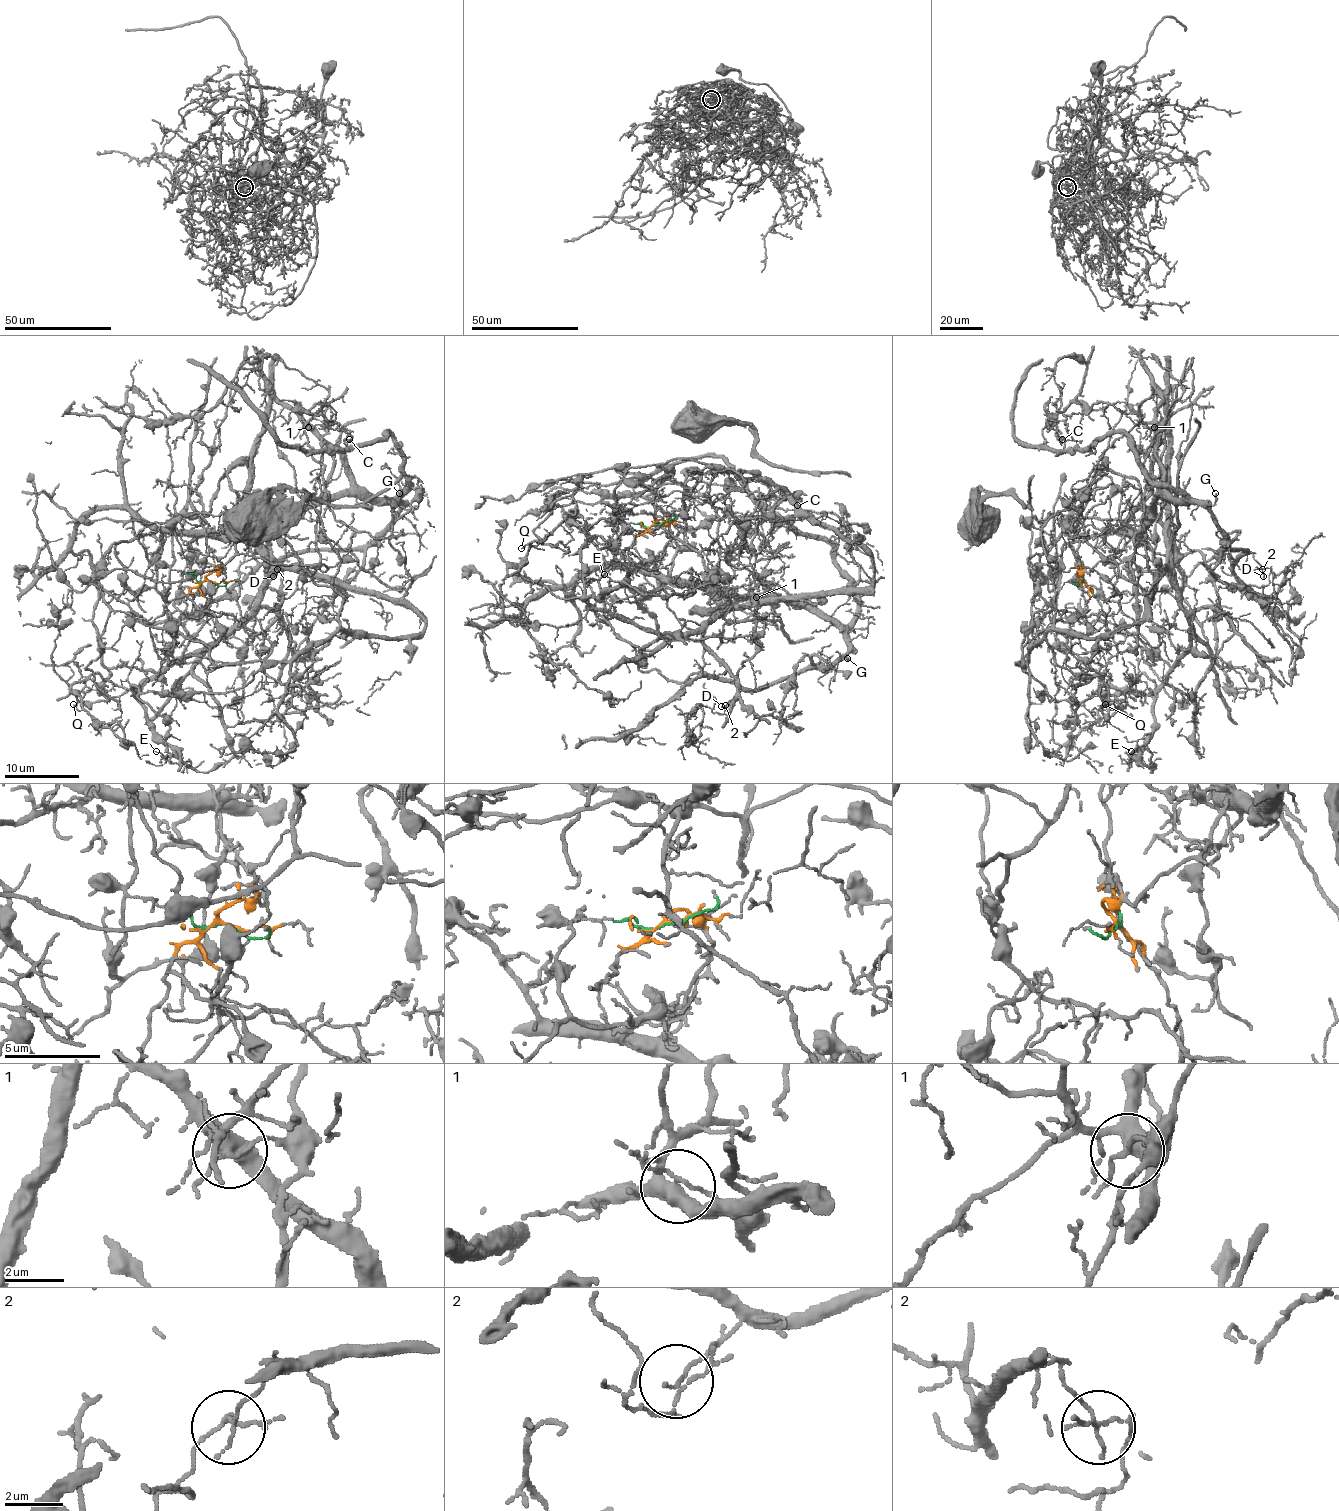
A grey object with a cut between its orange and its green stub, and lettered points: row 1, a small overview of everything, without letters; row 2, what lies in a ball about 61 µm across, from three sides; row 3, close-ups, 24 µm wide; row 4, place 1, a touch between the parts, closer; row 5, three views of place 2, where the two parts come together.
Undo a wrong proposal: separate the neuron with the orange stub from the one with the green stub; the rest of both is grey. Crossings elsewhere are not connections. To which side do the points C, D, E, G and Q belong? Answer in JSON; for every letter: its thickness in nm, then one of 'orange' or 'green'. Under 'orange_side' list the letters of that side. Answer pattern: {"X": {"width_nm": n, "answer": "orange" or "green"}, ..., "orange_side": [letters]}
{"C": {"width_nm": 130, "answer": "orange"}, "D": {"width_nm": 100, "answer": "orange"}, "E": {"width_nm": 90, "answer": "green"}, "G": {"width_nm": 130, "answer": "orange"}, "Q": {"width_nm": 100, "answer": "green"}, "orange_side": ["C", "D", "G"]}

